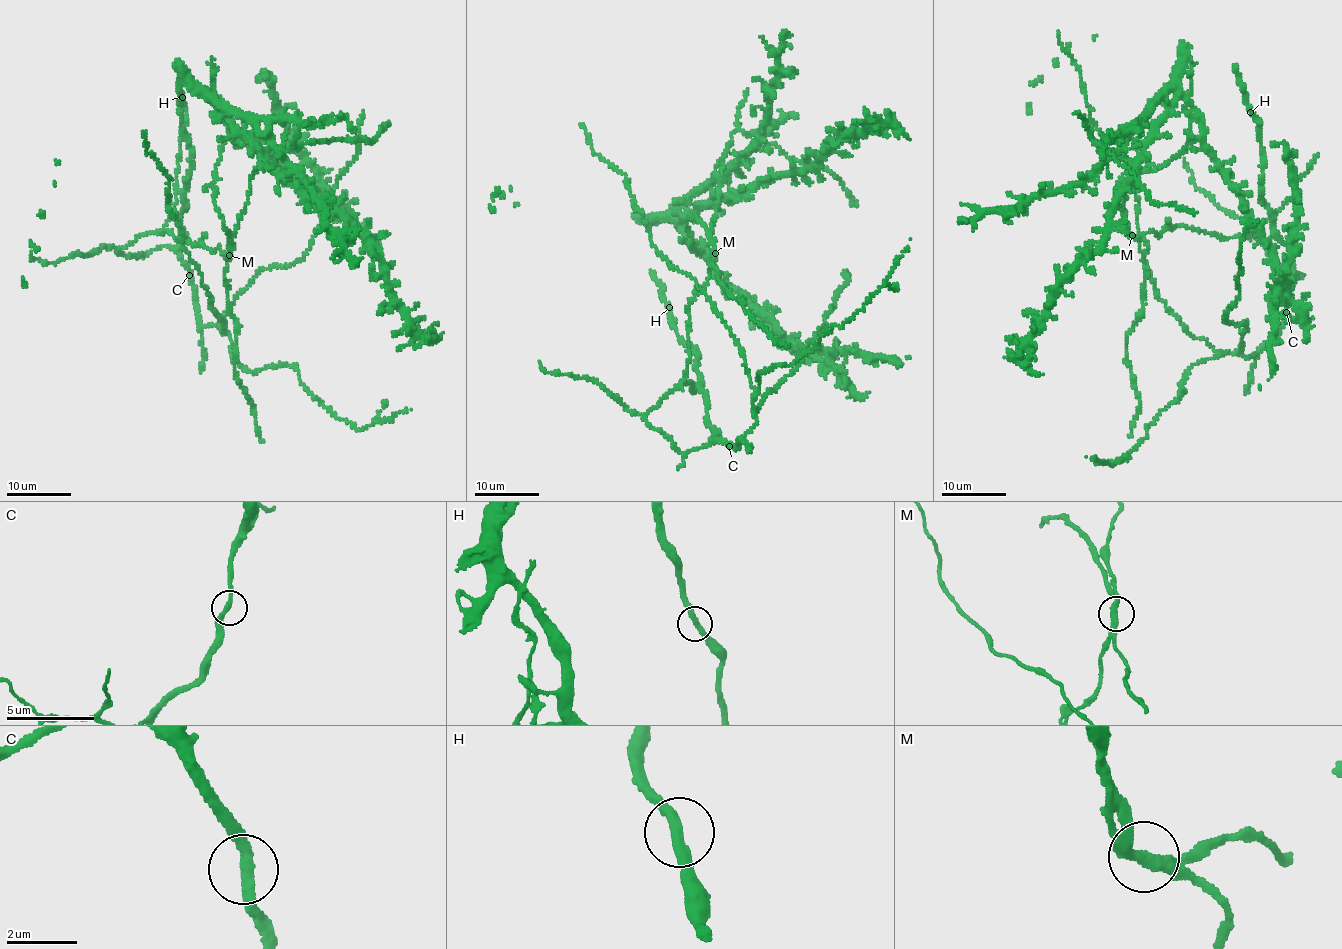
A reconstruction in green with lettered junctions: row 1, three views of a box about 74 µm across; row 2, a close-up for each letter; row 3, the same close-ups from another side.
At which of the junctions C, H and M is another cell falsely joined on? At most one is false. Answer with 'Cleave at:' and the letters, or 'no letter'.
Cleave at: M

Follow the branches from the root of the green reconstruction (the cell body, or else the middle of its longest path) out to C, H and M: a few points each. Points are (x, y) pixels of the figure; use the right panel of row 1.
C: (1261, 241), (1279, 263), (1292, 270), (1297, 278), (1287, 297), (1286, 312)
H: (1261, 241), (1297, 278), (1292, 281), (1290, 246), (1279, 237), (1274, 213), (1263, 201), (1260, 120), (1250, 112)
M: (1261, 241), (1252, 231), (1249, 235), (1223, 238), (1184, 226), (1166, 228), (1159, 235), (1133, 235)

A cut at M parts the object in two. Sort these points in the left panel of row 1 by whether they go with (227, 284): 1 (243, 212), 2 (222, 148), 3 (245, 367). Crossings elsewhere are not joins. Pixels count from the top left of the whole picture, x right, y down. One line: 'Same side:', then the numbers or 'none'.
Same side: 2

